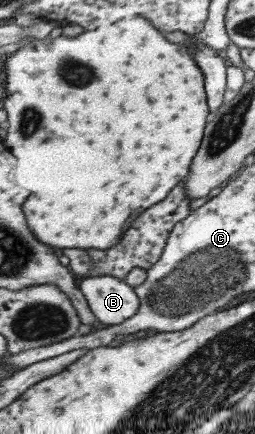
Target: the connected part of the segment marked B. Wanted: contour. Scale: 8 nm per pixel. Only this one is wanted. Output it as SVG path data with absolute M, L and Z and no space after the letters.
M87 276L80 282L79 287L87 297L93 314L101 323L107 325L109 330L115 325L123 324L126 320L132 319L140 310L140 296L136 293L134 286L127 284L126 280L115 276Z

